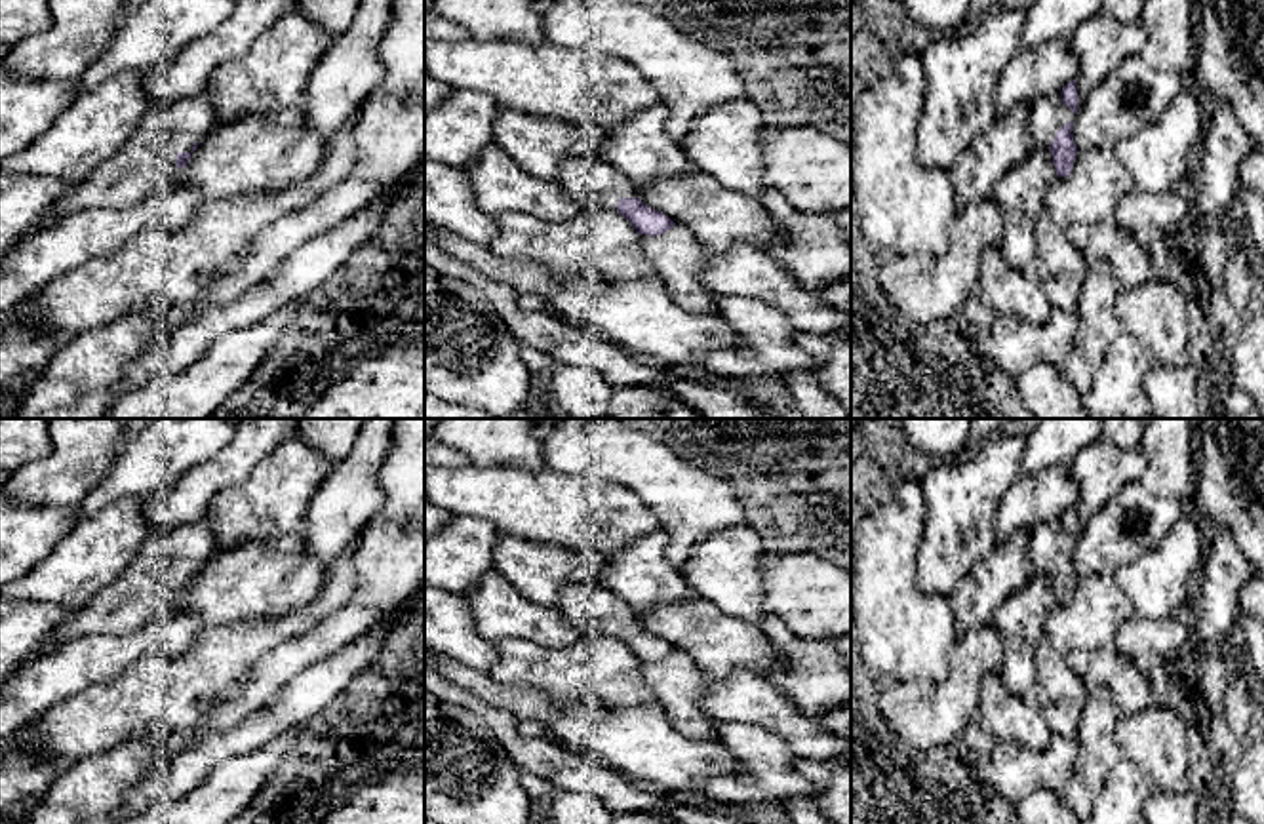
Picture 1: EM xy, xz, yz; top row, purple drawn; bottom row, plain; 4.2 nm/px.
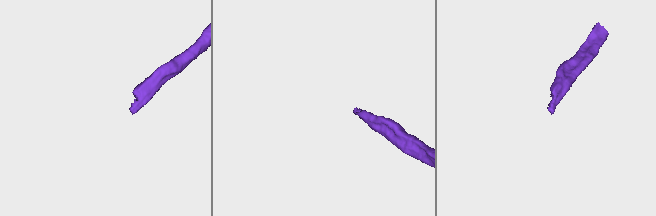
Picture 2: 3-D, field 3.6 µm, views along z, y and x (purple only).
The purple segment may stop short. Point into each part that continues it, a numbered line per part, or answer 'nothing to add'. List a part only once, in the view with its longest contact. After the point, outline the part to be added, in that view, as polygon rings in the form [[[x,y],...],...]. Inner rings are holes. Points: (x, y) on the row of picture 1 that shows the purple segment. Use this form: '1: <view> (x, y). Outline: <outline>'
1: xy (145, 164). Outline: [[[207,91],[160,107],[139,124],[114,156],[76,183],[44,223],[53,226],[82,209],[122,209],[148,194],[179,186],[183,175],[175,156],[192,152],[213,128],[215,108]]]

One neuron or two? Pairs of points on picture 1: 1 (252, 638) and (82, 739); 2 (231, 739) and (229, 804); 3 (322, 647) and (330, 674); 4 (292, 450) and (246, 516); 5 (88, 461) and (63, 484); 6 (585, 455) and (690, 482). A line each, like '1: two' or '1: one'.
1: one
2: two
3: two
4: one
5: one
6: one

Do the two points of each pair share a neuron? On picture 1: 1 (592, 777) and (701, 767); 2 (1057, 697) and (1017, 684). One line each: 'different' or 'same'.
1: different
2: different

